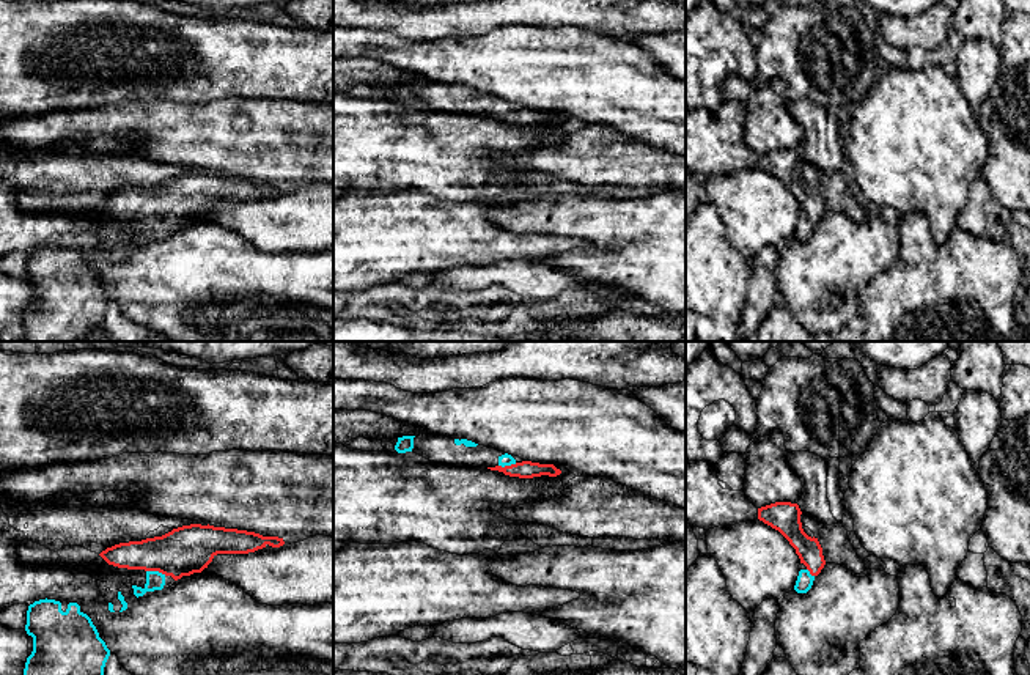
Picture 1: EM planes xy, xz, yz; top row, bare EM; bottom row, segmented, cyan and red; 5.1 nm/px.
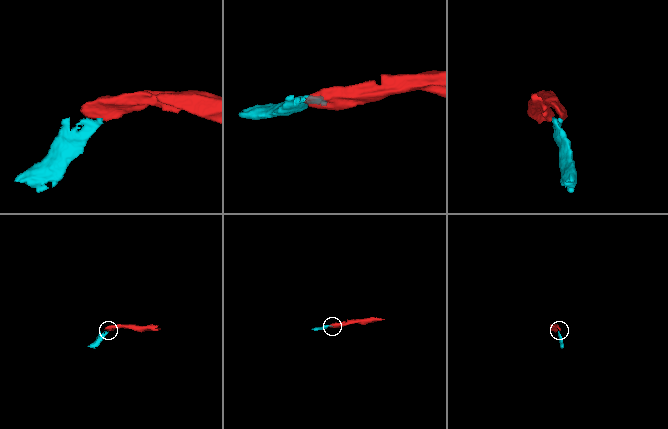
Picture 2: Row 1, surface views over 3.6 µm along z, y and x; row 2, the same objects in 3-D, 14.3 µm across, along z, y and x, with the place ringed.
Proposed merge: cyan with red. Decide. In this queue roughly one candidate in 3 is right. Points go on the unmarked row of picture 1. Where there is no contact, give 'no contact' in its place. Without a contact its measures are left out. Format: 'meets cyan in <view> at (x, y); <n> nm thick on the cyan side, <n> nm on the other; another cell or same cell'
meets cyan in xy at (156, 219); 100 nm thick on the cyan side, 240 nm on the other; same cell

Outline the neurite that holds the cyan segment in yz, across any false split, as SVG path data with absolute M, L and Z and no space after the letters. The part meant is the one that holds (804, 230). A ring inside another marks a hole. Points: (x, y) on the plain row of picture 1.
M775 149L758 156L758 167L778 178L796 197L800 211L807 214L799 219L794 233L797 241L807 241L824 216L826 208L818 186L811 186L804 179L800 162L799 153L791 149Z

